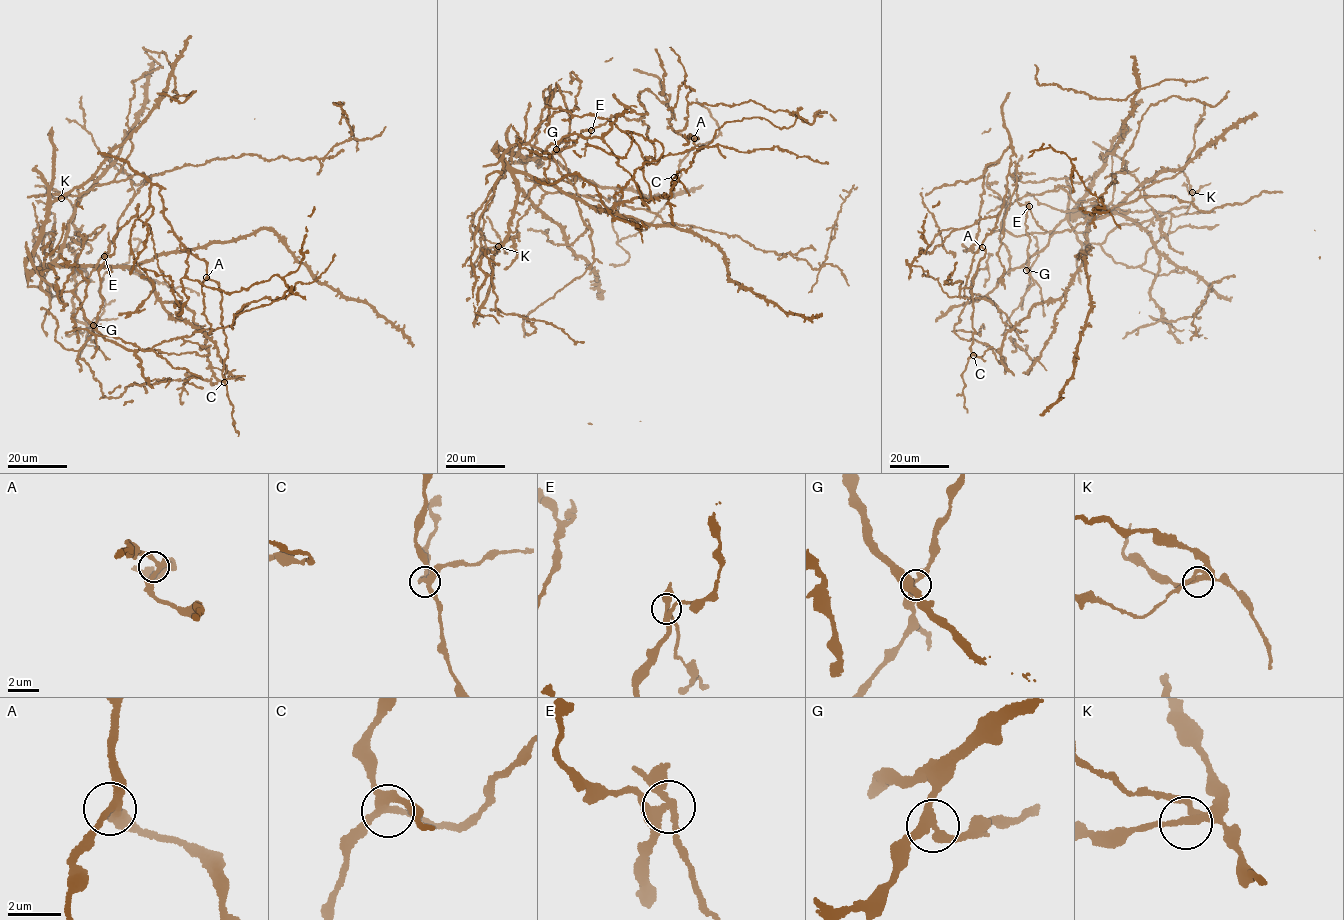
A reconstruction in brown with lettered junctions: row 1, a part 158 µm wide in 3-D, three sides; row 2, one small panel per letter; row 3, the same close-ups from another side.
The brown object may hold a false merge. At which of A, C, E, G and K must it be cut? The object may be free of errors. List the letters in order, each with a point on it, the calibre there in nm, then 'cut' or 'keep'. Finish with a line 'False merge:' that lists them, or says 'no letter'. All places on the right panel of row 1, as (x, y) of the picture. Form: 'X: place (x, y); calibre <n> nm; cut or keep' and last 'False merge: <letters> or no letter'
A: place (982, 247); calibre 240 nm; keep
C: place (973, 355); calibre 260 nm; keep
E: place (1029, 206); calibre 280 nm; cut
G: place (1026, 270); calibre 300 nm; keep
K: place (1192, 192); calibre 220 nm; keep
False merge: E

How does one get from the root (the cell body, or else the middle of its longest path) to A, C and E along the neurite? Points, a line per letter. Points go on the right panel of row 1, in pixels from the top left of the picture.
A: (1021, 266), (986, 295), (1017, 334), (996, 303), (949, 296), (911, 264), (998, 212), (982, 247)
C: (1021, 266), (986, 295), (1017, 334), (996, 303), (949, 296), (911, 264), (999, 213), (973, 277), (973, 355)
E: (1021, 266), (1028, 266), (1029, 236), (1025, 221), (1029, 206)

